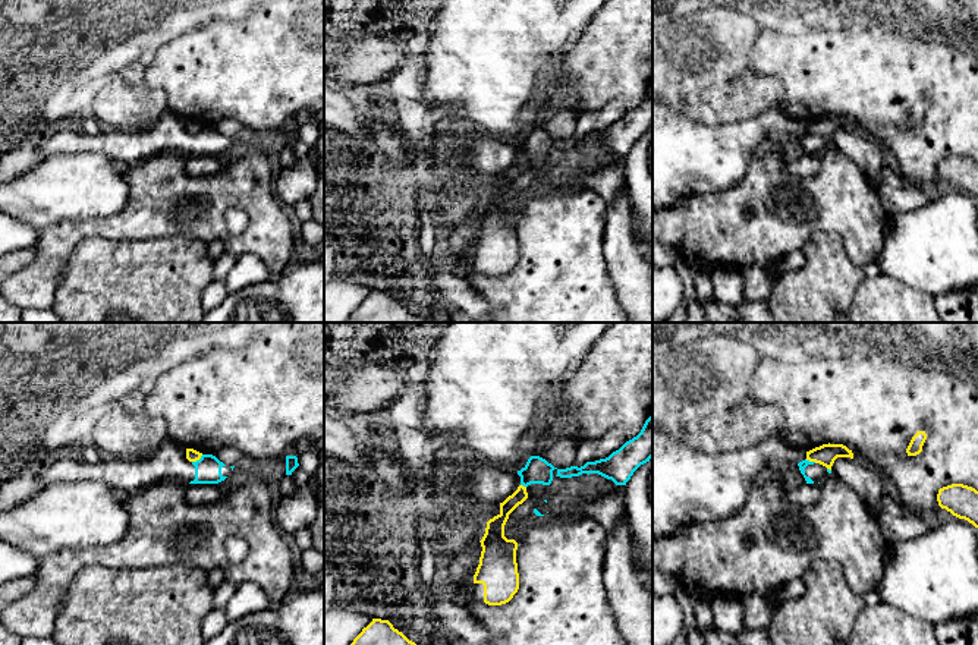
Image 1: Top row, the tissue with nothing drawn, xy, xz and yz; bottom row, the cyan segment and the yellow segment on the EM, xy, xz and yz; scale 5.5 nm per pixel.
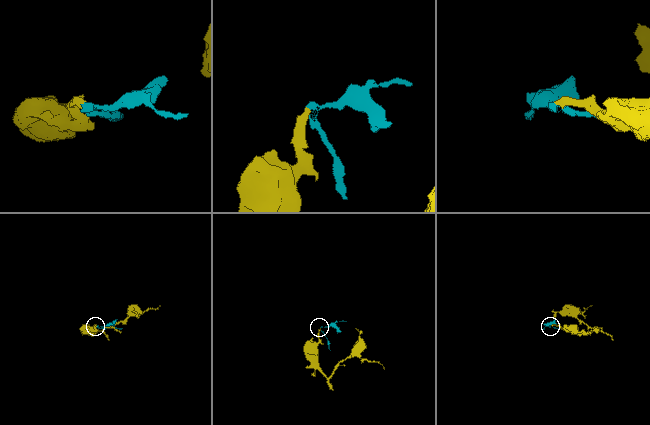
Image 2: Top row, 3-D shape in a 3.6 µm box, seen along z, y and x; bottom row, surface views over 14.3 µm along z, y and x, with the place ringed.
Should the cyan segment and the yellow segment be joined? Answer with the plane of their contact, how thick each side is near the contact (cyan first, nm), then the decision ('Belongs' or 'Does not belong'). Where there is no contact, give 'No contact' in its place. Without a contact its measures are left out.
Touches cyan in xy. Thickness 140 nm (cyan) against 70 nm. Does not belong

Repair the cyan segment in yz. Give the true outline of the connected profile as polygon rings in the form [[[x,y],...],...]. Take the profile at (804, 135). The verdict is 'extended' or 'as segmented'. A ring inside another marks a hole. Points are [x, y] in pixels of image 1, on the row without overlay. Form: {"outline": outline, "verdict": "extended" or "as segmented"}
{"outline": [[[806,130],[799,133],[798,138],[806,155],[820,155],[826,151],[828,145],[831,145],[831,142],[826,138],[815,133],[809,133]]], "verdict": "extended"}

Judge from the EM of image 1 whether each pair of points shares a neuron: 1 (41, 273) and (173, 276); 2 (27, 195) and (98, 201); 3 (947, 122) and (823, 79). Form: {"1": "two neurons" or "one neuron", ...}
{"1": "two neurons", "2": "one neuron", "3": "one neuron"}

